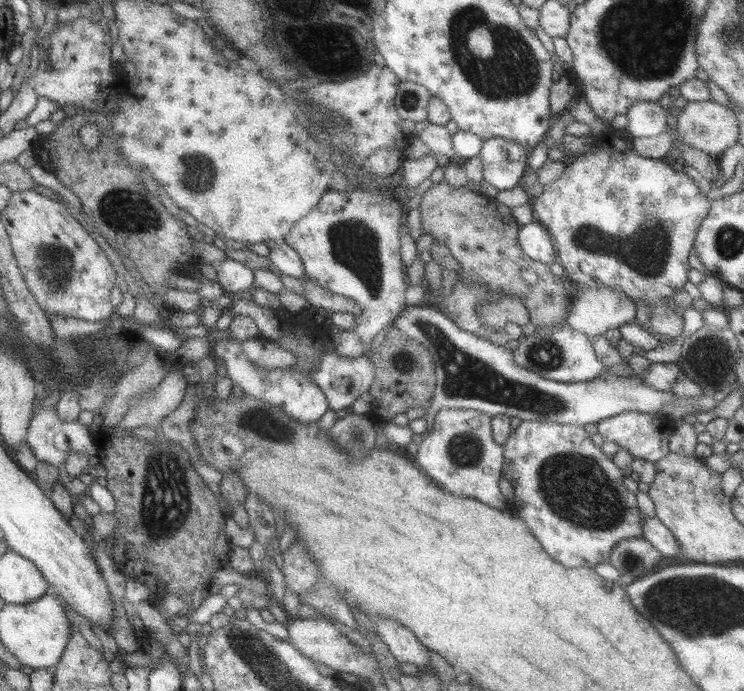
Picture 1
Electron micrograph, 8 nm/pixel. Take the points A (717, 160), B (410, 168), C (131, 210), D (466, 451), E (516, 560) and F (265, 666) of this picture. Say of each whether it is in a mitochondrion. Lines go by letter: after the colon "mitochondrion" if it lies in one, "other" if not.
A: other
B: other
C: mitochondrion
D: mitochondrion
E: other
F: mitochondrion

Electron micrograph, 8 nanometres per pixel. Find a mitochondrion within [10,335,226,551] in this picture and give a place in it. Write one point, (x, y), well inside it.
(165, 500)

